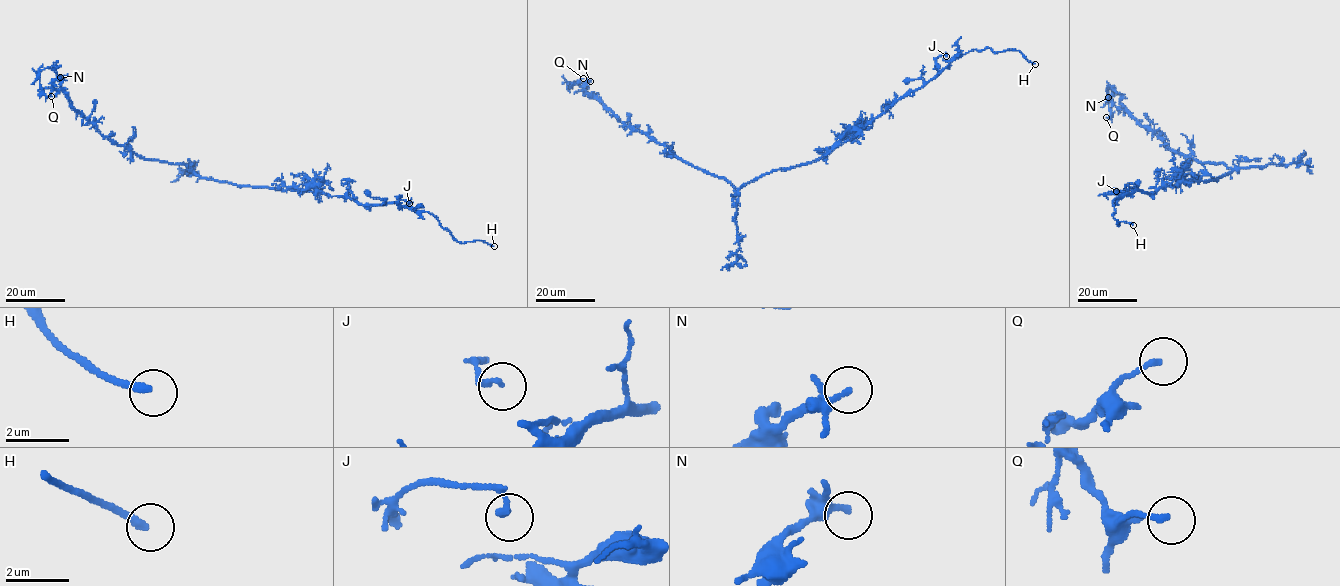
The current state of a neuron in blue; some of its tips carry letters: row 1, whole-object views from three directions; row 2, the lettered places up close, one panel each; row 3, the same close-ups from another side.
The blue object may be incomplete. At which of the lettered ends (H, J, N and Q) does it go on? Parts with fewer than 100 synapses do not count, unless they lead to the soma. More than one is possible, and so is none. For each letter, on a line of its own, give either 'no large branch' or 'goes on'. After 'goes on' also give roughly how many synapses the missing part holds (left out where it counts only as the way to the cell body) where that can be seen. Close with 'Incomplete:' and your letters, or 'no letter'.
H: goes on
J: no large branch
N: no large branch
Q: no large branch
Incomplete: H

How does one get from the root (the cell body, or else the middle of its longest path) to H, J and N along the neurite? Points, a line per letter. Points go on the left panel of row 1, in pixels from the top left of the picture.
H: (234, 185), (322, 191), (362, 204), (398, 203), (432, 214), (458, 241), (484, 241), (494, 246)
J: (234, 185), (322, 191), (330, 196), (353, 198), (362, 204), (397, 203), (399, 208), (400, 200), (409, 203)
N: (234, 185), (201, 178), (184, 164), (142, 159), (112, 143), (54, 88), (60, 77)

